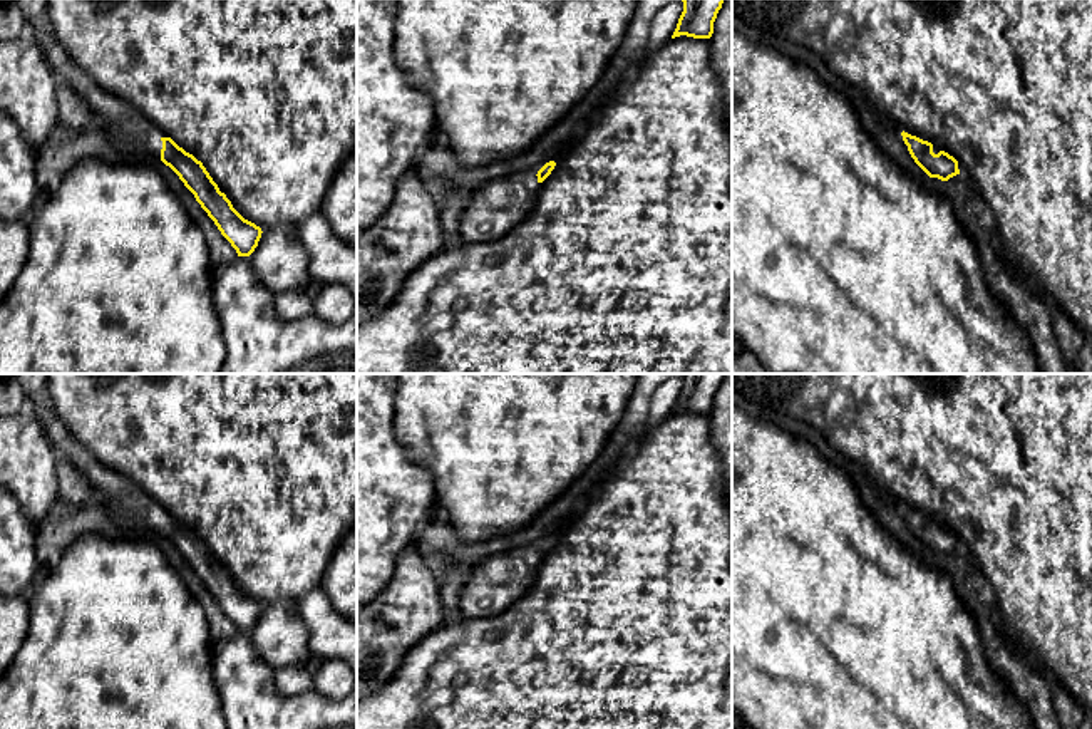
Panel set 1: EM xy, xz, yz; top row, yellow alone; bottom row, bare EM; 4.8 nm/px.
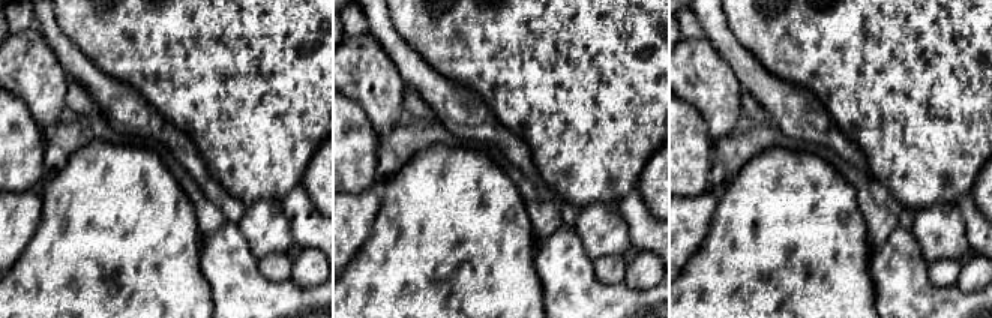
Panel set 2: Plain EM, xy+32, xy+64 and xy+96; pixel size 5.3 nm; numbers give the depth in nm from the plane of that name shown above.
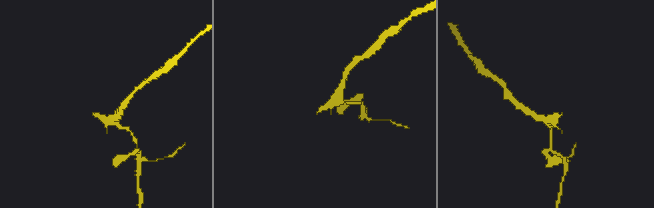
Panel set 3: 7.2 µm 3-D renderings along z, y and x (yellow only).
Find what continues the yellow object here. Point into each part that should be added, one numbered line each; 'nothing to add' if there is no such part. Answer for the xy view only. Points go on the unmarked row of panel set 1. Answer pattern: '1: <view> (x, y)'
1: xy (116, 490)

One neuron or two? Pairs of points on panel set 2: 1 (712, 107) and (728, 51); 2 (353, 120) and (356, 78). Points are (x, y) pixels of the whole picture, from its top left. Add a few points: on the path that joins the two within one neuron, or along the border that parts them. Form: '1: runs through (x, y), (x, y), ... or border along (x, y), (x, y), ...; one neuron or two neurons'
1: border along (704, 35), (745, 90); two neurons
2: border along (348, 98), (360, 107), (375, 129); two neurons

